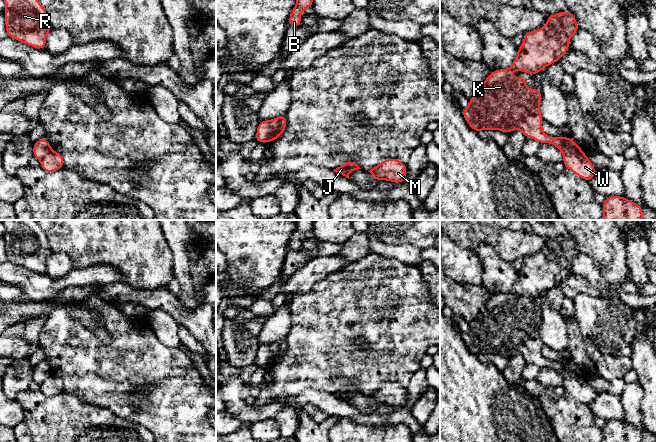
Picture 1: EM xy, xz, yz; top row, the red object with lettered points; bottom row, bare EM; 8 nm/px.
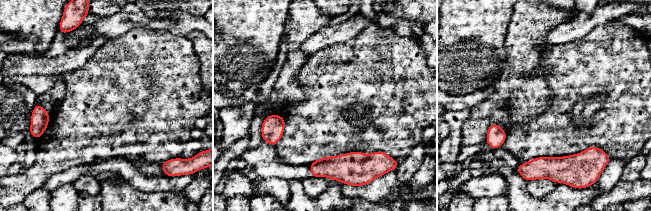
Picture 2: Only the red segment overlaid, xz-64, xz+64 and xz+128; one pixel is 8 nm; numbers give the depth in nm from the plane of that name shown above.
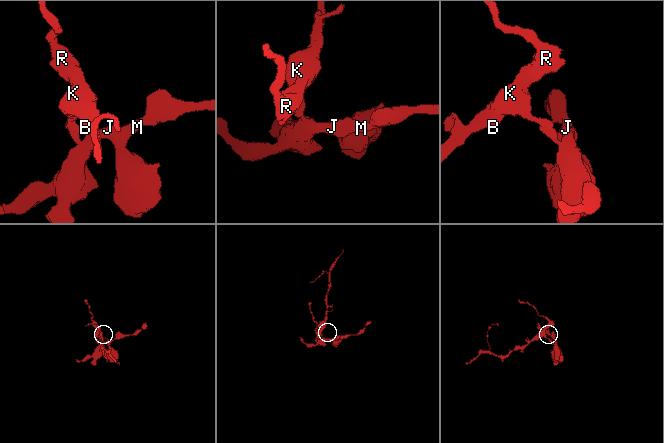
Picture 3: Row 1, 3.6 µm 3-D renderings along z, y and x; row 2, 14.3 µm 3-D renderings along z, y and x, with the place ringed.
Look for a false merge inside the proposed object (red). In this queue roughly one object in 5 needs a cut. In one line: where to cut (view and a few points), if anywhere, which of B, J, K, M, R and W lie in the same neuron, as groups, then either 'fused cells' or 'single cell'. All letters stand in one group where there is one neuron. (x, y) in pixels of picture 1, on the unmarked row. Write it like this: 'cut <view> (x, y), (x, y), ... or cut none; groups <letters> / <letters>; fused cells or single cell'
cut xz (271, 344), (269, 365); groups B K R / J M W; fused cells

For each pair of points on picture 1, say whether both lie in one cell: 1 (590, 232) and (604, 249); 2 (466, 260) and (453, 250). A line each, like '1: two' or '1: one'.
1: one
2: one

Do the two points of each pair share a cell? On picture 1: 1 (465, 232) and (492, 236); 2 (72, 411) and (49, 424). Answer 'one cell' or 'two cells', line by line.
1: one cell
2: one cell

